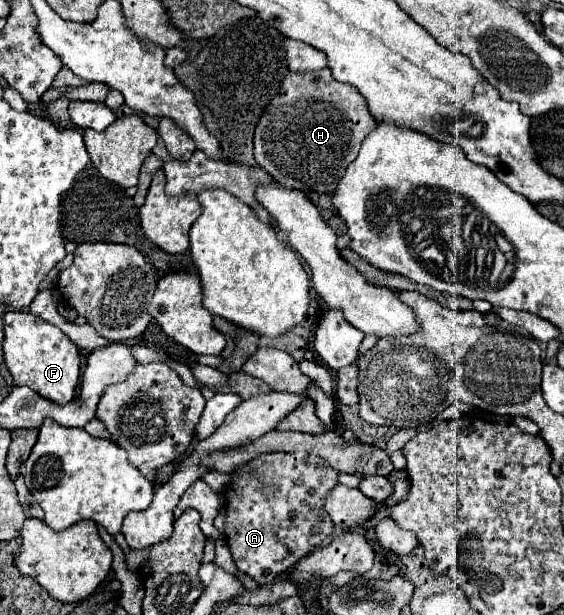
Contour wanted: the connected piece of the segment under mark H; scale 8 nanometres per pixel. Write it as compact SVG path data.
M329 68L317 72L289 72L279 86L279 92L261 114L255 128L255 158L257 164L267 170L275 182L285 188L301 192L333 194L347 166L357 158L357 152L365 136L375 128L375 118L369 114L365 100L357 90L335 82Z

